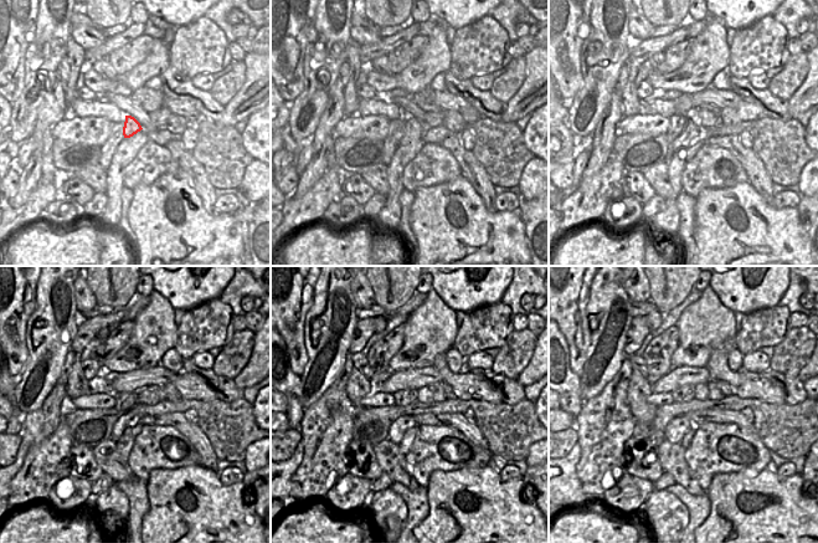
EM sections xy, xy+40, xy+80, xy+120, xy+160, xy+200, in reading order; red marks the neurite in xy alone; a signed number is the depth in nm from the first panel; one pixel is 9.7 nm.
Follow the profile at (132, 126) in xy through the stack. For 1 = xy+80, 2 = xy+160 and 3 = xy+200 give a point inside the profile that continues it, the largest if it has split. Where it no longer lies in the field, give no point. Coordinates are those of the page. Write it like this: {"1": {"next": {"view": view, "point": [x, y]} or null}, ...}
{"1": {"next": {"view": "xy+80", "point": [690, 132]}}, "2": {"next": {"view": "xy+160", "point": [397, 429]}}, "3": {"next": {"view": "xy+200", "point": [675, 430]}}}

